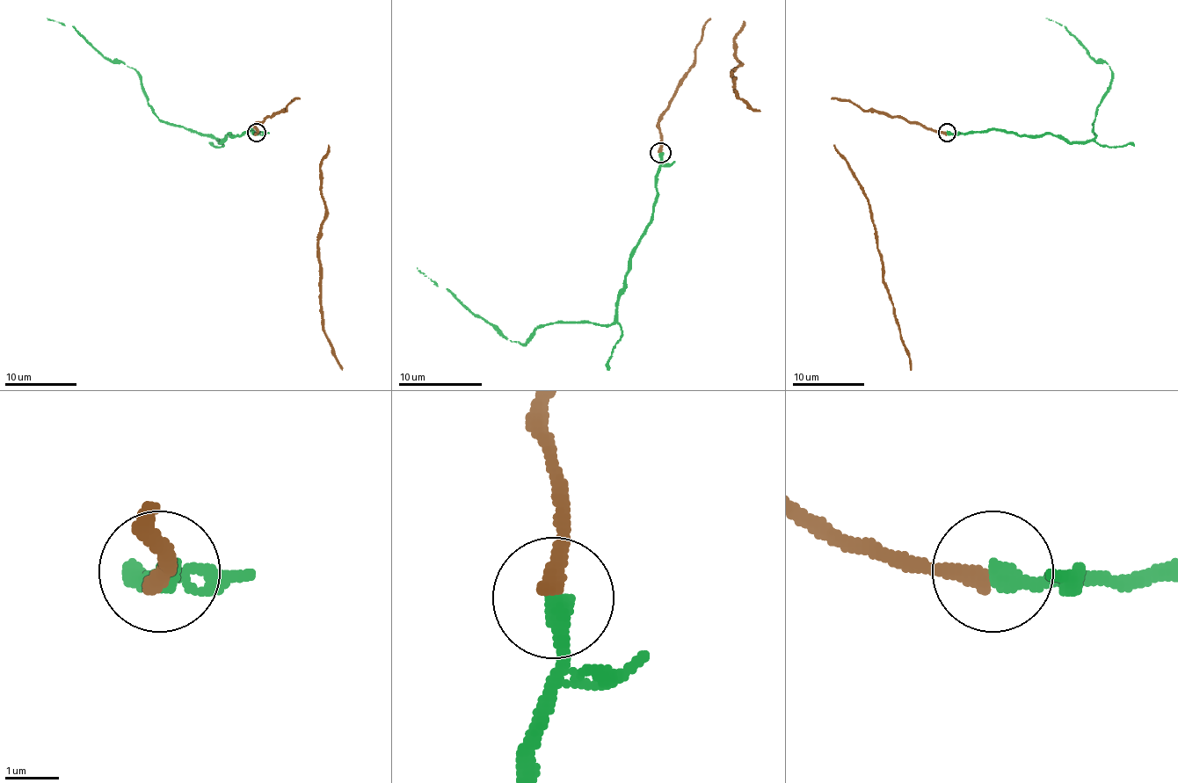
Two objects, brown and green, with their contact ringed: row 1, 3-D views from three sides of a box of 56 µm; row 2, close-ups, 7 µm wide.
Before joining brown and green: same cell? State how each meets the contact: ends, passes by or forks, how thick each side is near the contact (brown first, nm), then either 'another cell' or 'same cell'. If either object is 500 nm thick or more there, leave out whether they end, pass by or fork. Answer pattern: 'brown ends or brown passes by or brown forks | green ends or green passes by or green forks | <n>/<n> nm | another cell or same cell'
brown ends | green ends | 340/400 nm | same cell

